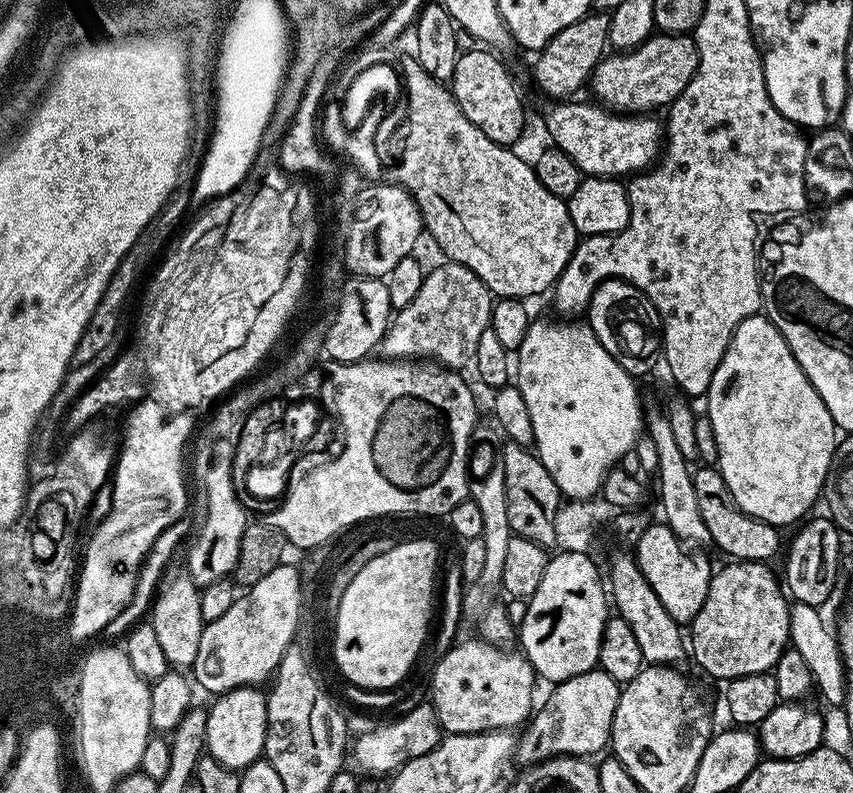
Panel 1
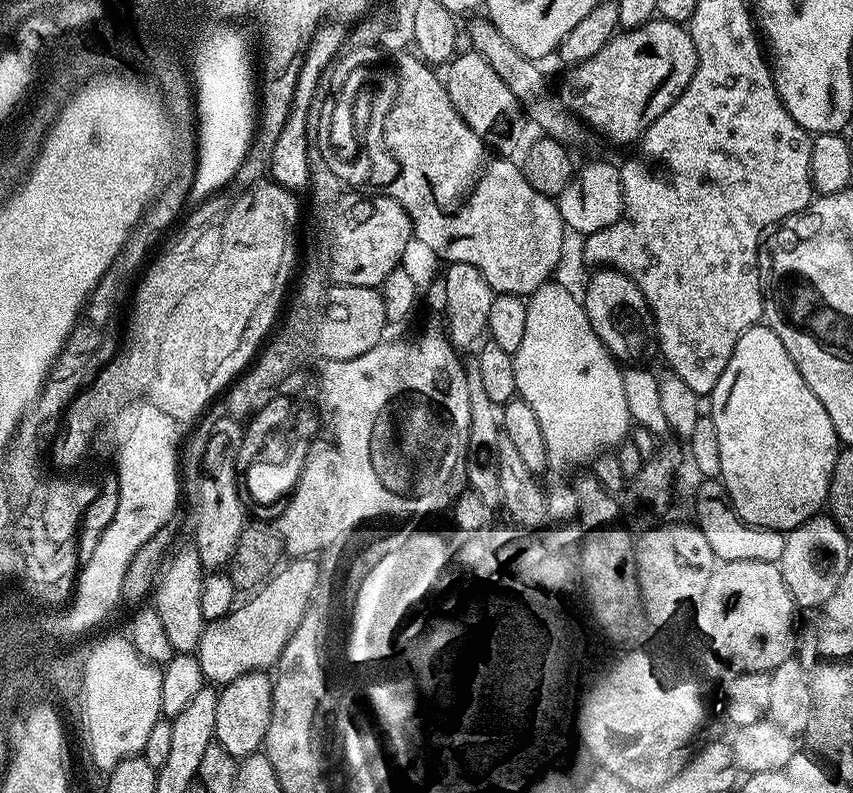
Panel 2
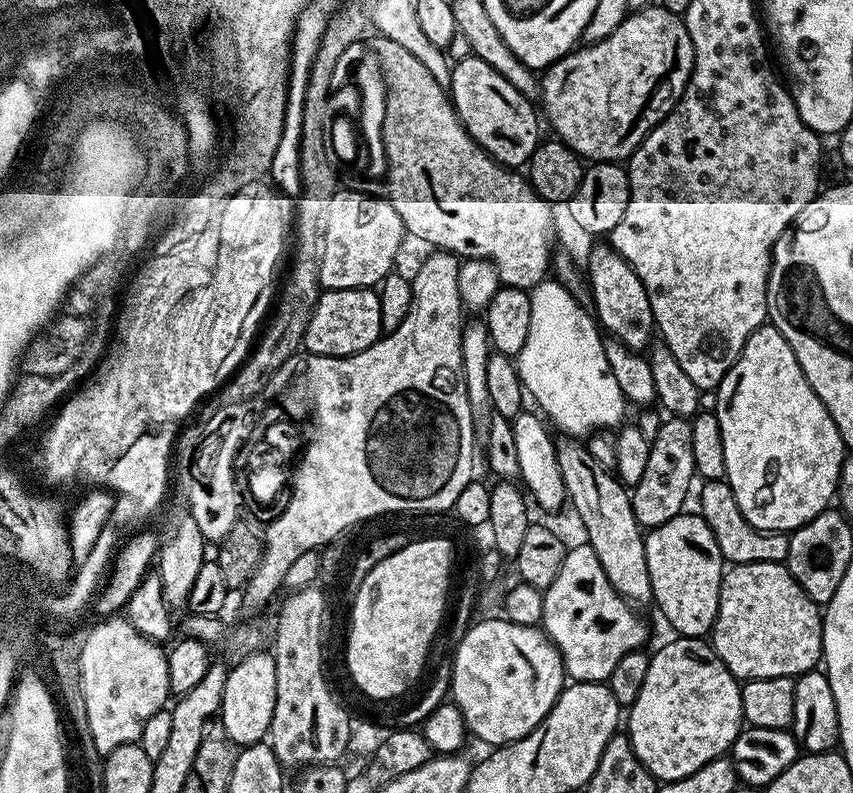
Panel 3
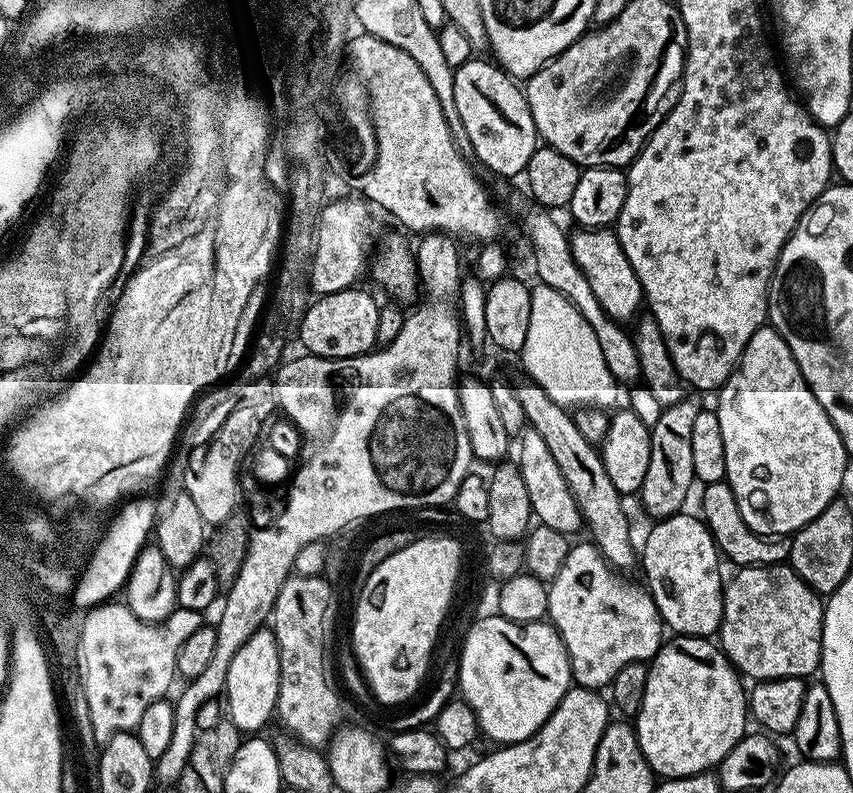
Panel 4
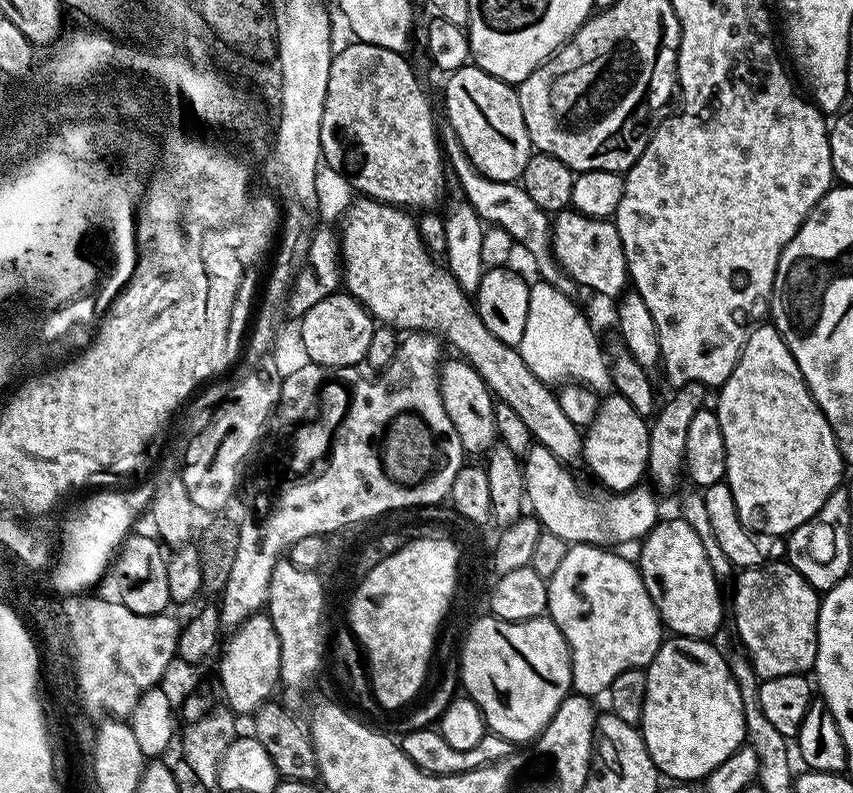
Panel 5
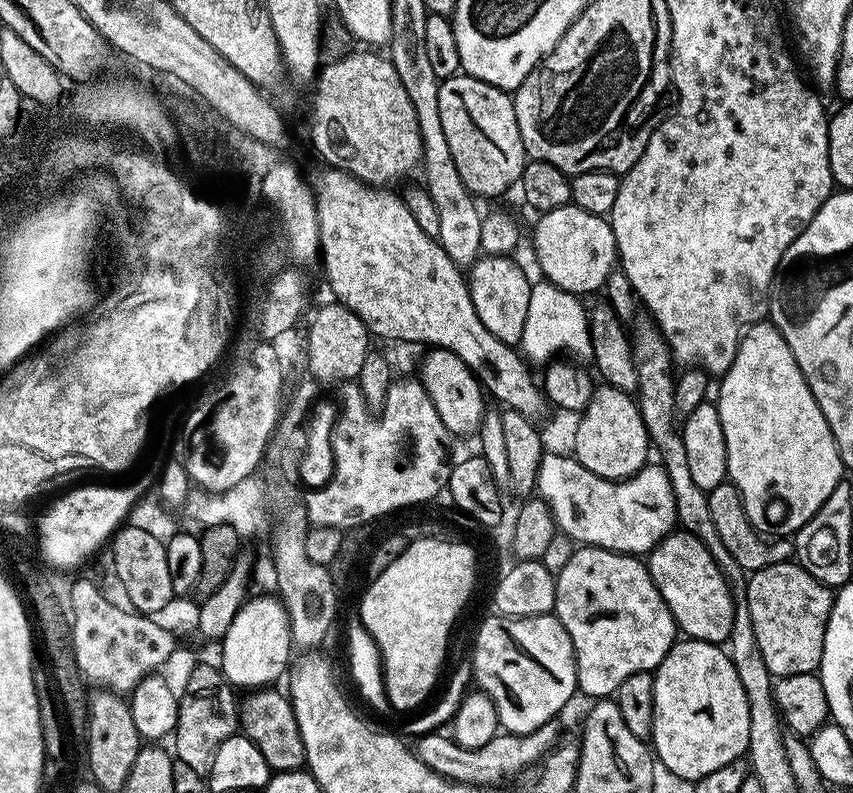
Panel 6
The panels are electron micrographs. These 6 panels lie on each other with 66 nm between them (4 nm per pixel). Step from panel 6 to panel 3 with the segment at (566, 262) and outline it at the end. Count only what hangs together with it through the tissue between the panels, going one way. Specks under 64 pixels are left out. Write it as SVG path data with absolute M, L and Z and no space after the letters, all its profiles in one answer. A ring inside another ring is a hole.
M607 243L600 244L588 256L588 272L586 268L586 276L592 279L592 304L595 319L598 321L599 327L605 333L611 334L621 344L633 350L644 350L653 343L654 337L654 321L652 319L652 311L650 310L650 298L646 294L646 286L642 286L642 282L638 278L638 274L634 274L634 270L625 262L621 256L616 253Z

